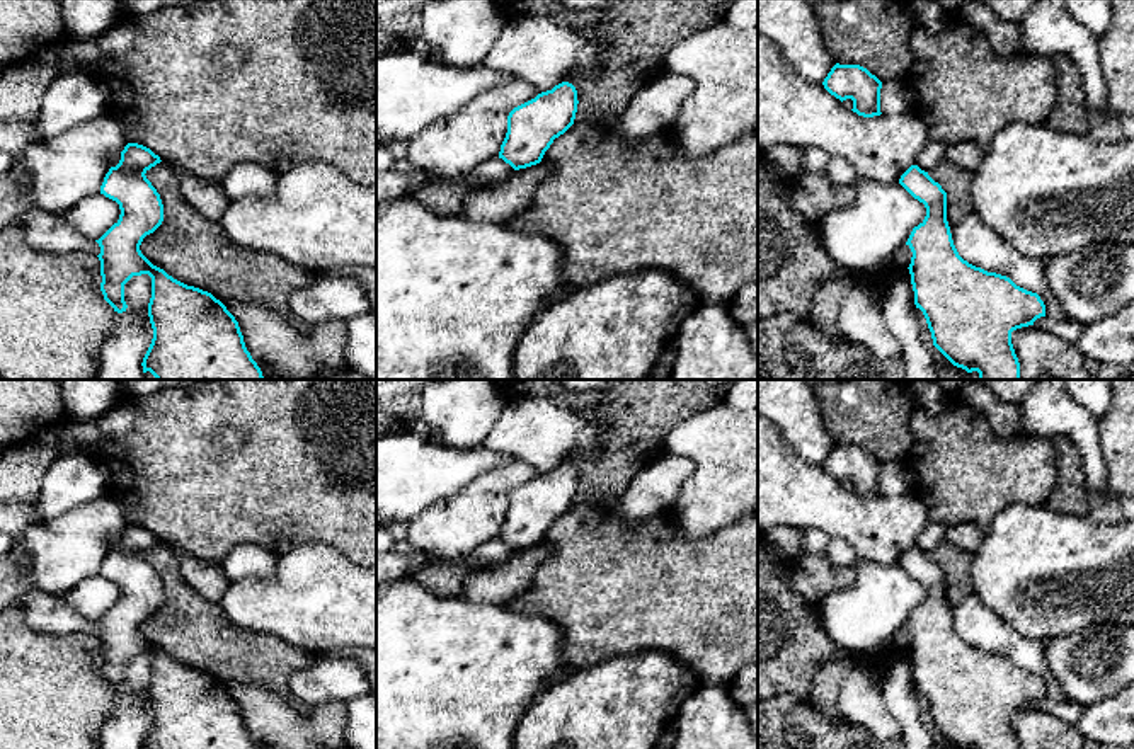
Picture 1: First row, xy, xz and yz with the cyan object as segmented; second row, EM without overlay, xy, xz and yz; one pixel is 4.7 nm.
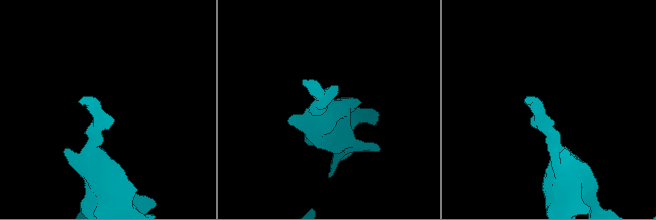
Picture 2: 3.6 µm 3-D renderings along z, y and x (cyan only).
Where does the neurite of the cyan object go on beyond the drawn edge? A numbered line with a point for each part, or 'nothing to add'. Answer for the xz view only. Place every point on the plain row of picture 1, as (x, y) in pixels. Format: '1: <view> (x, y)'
1: xz (494, 552)

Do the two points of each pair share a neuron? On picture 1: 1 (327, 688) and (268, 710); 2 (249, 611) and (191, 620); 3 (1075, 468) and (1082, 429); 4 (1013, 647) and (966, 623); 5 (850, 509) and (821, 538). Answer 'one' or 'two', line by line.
1: two
2: two
3: two
4: one
5: two

